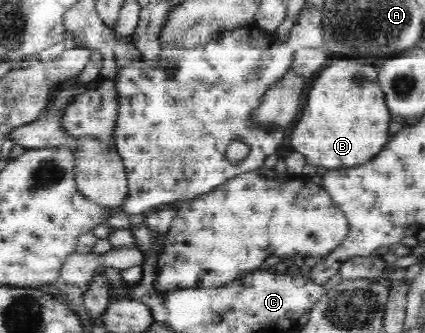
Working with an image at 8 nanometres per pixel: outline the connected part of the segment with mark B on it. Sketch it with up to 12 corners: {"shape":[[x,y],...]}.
{"shape":[[332,58],[290,145],[326,169],[392,136],[378,65]]}

